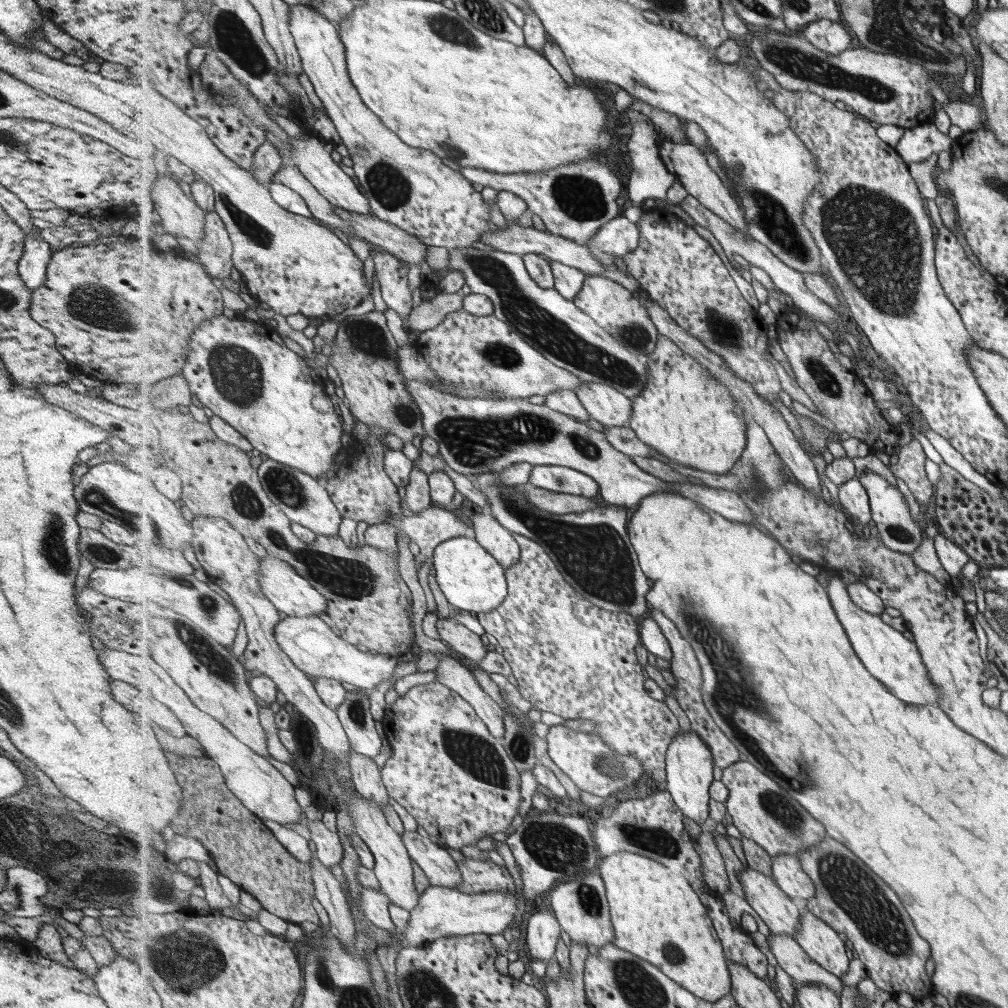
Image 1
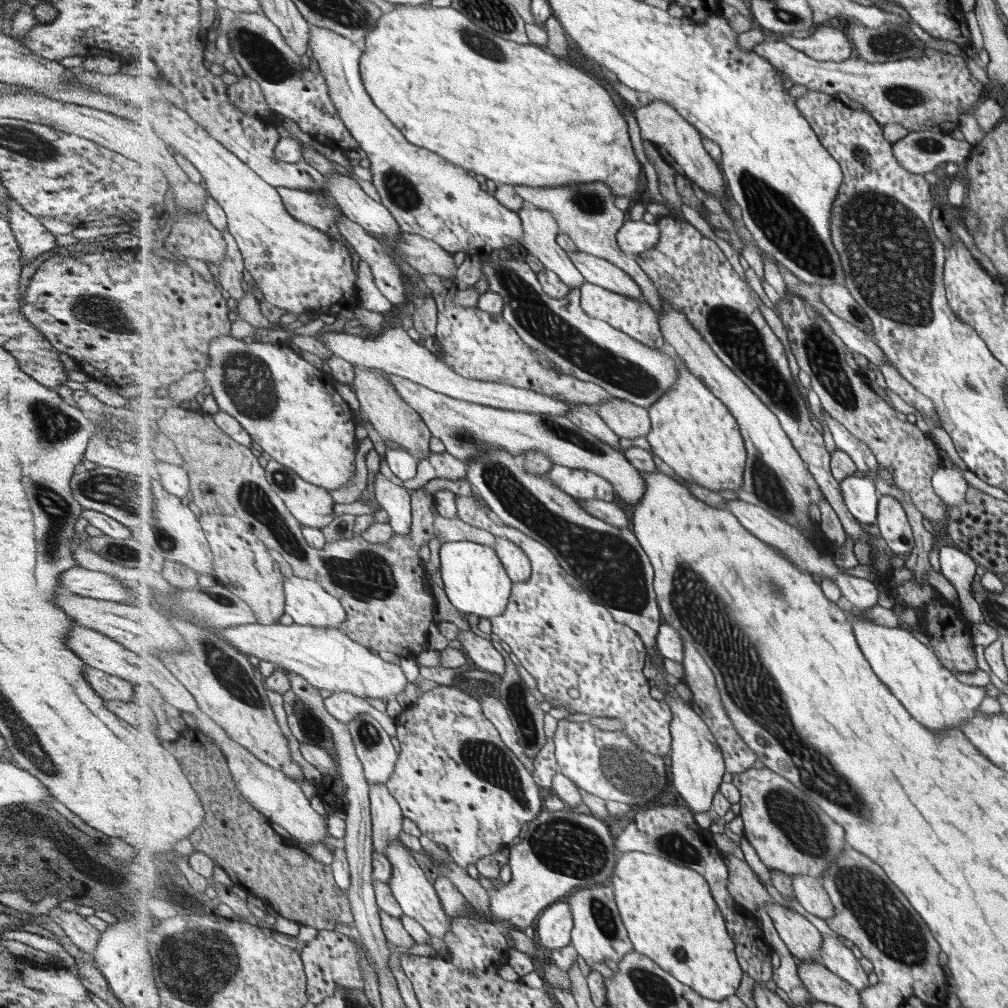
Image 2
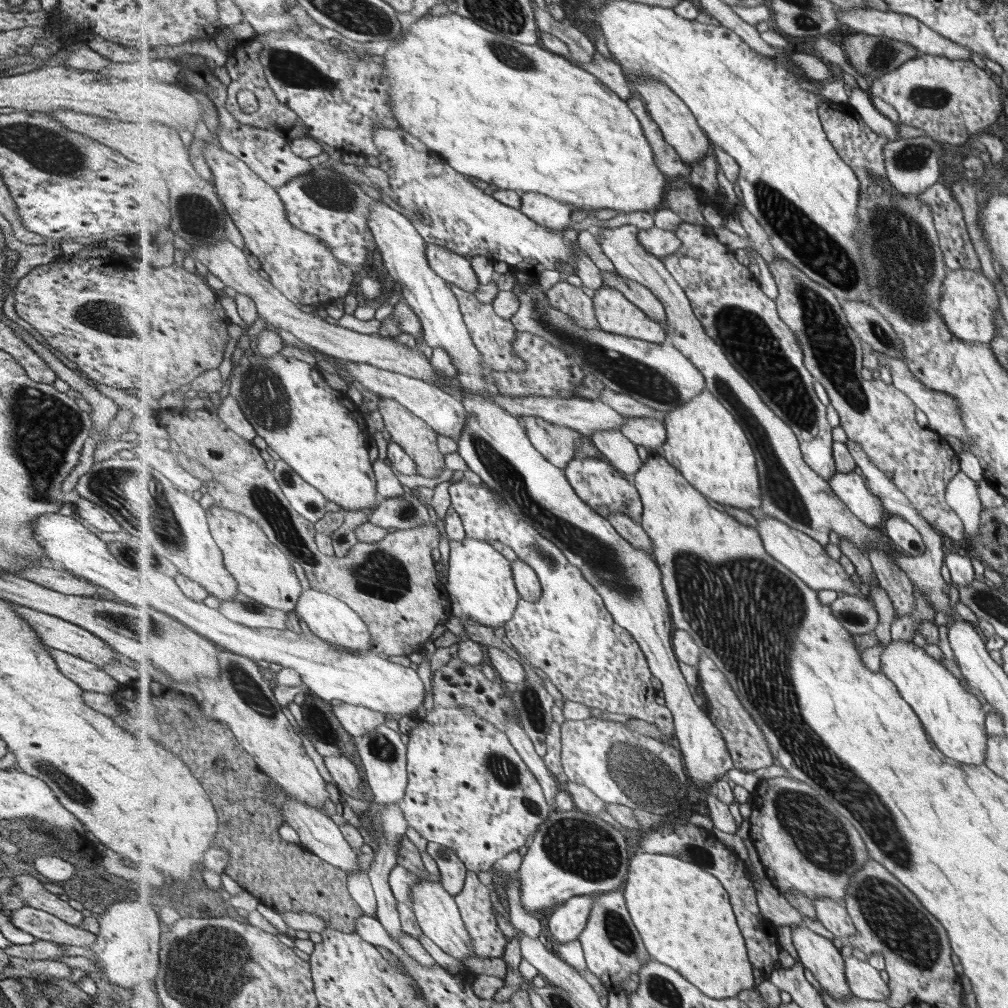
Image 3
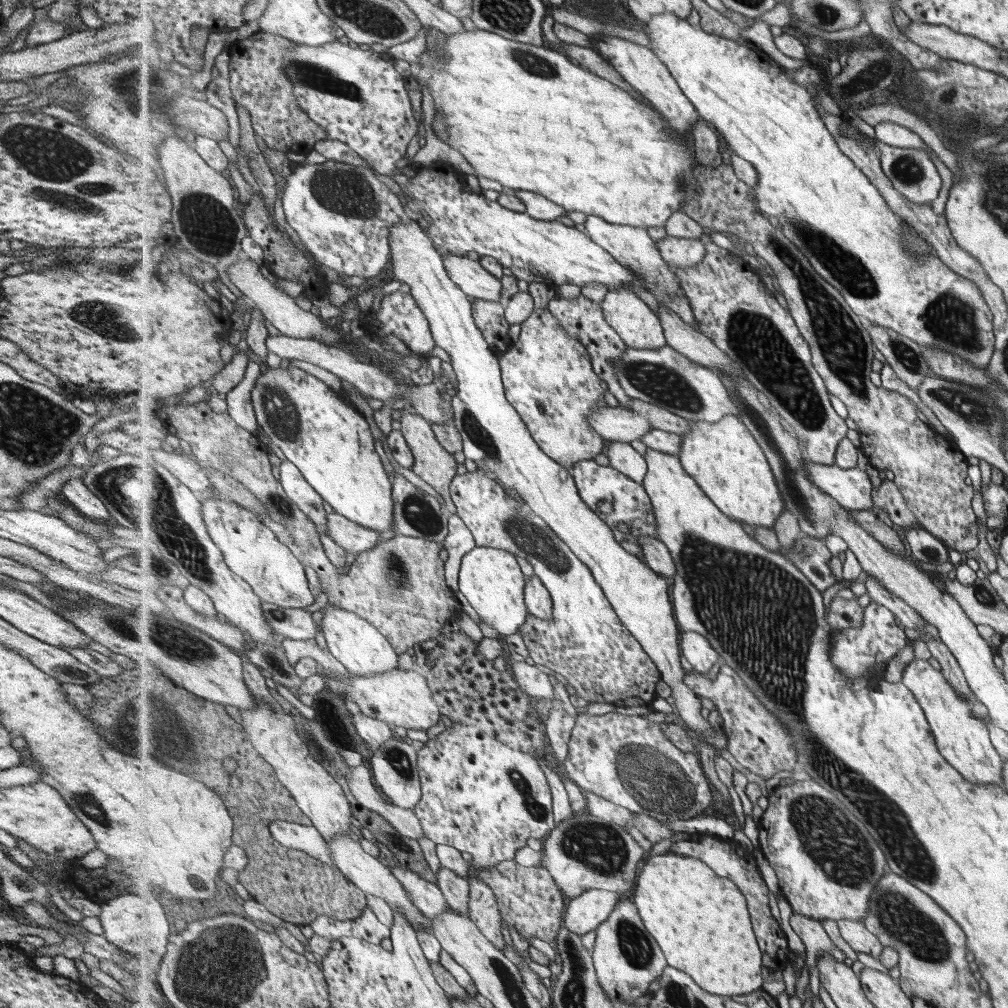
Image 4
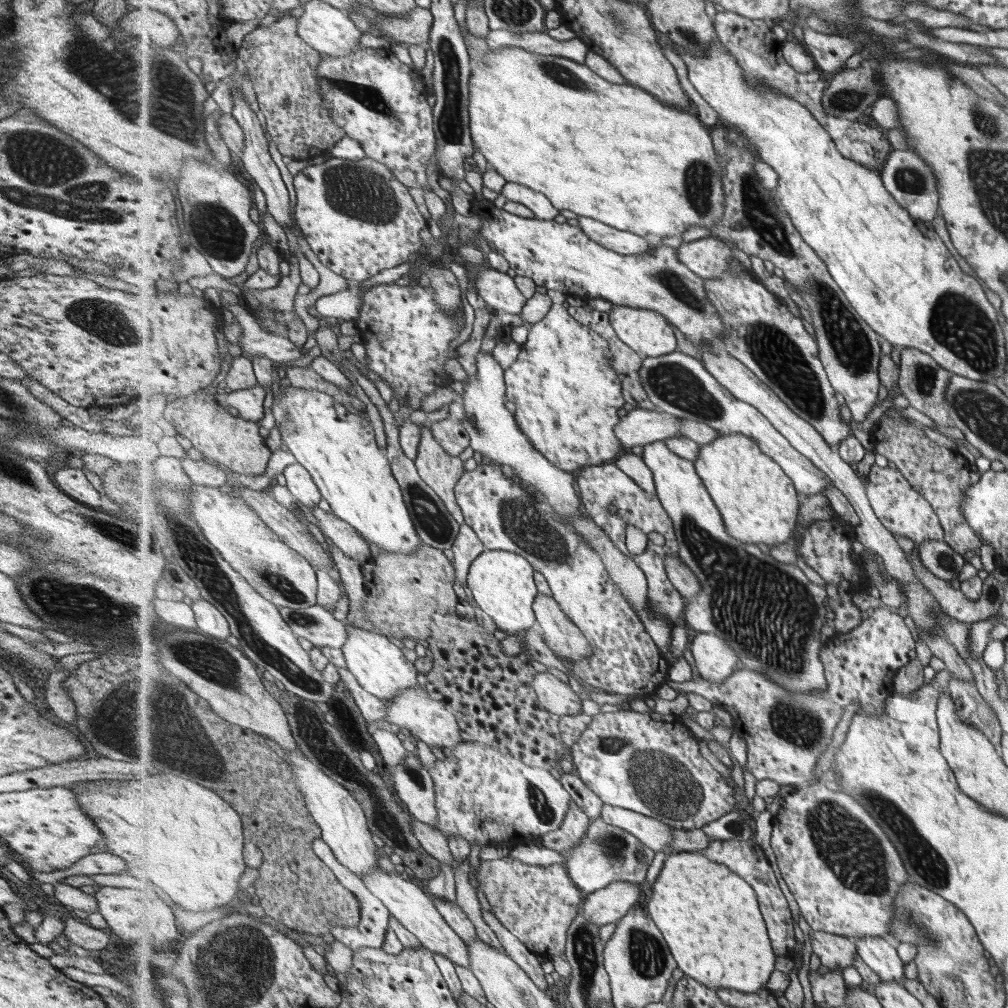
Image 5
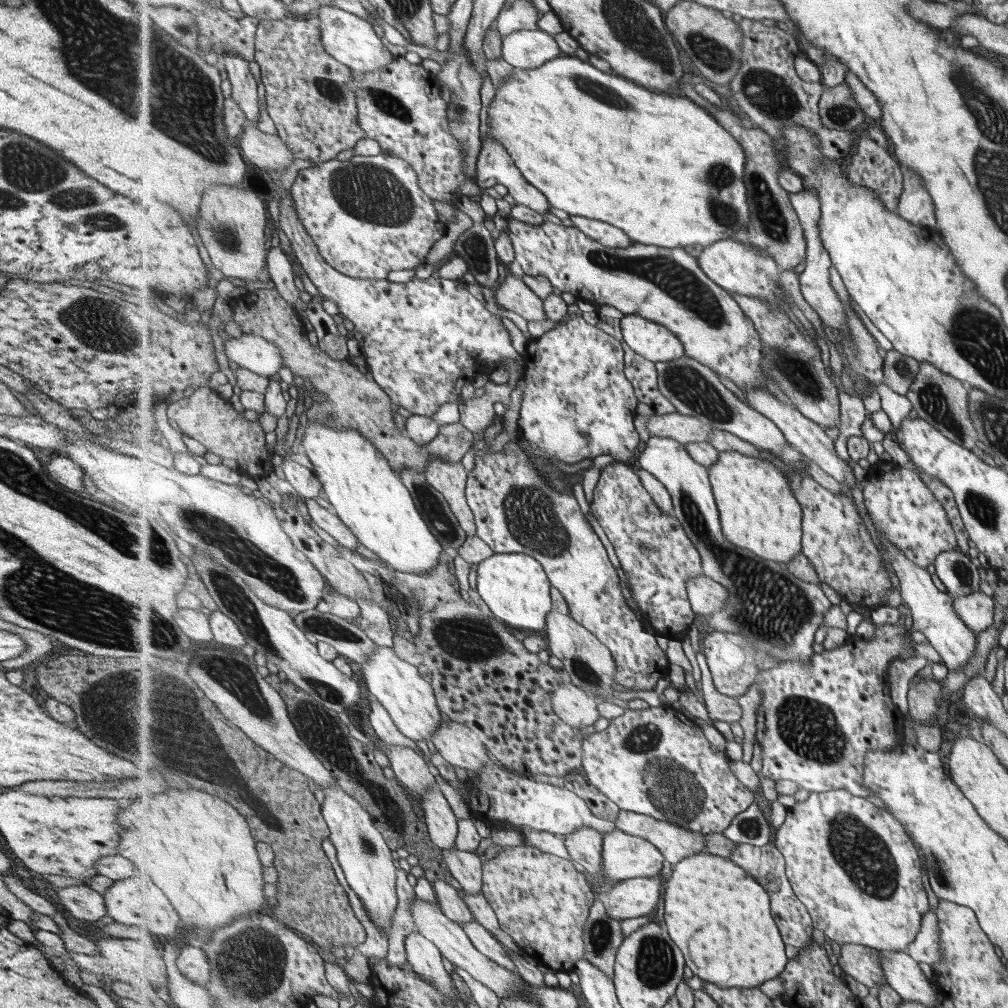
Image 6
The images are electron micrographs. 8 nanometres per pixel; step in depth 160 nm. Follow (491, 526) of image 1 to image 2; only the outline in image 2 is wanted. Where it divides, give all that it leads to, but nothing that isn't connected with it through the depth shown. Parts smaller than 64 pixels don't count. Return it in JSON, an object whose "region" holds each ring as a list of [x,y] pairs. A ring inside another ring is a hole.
{"region":[[[496,536],[497,544],[493,546],[498,552],[504,567],[515,583],[527,582],[532,577],[532,562],[527,553],[511,540]]]}

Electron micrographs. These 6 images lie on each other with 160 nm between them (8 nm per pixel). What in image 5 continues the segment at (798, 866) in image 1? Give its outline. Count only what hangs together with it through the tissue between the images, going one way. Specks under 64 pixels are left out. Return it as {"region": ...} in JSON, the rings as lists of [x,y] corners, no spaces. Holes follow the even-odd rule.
{"region":[[[860,936],[853,939],[862,960],[882,978],[891,982],[903,982],[905,962],[899,958],[898,947],[893,940],[881,936]]]}

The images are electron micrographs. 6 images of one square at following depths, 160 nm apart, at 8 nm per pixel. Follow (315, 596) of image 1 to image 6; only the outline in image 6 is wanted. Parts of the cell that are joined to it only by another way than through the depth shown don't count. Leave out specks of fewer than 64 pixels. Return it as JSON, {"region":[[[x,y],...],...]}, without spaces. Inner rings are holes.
{"region":[[[378,645],[376,652],[360,665],[363,675],[362,681],[369,694],[374,695],[381,702],[401,733],[419,744],[422,744],[423,740],[432,740],[432,736],[437,733],[437,729],[443,723],[443,718],[446,717],[439,708],[432,682],[427,682],[425,678],[421,678],[417,666],[401,660],[395,654],[395,650],[388,646],[380,645]]]}

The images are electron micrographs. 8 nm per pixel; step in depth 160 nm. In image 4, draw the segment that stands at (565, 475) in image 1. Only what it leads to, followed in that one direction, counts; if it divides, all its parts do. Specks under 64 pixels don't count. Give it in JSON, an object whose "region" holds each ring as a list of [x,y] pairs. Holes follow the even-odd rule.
{"region":[[[593,459],[575,463],[571,471],[582,499],[614,529],[614,535],[619,544],[622,544],[623,548],[626,548],[631,554],[635,554],[635,556],[646,562],[644,550],[640,546],[638,536],[653,536],[655,538],[659,538],[659,536],[655,507],[644,486],[638,484],[637,481],[633,481],[630,476],[619,472],[619,469],[613,468],[610,464],[601,466]],[[603,500],[612,504],[613,512],[605,514],[599,511],[597,506]],[[621,522],[633,526],[631,534],[619,530]]]}

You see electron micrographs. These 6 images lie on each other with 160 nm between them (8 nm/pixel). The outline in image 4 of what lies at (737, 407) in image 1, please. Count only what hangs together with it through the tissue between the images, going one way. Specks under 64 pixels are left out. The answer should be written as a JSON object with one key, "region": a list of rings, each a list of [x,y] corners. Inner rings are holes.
{"region":[[[728,414],[719,422],[692,421],[692,430],[683,438],[679,454],[683,466],[727,516],[752,528],[775,526],[786,502],[766,452],[739,417]]]}

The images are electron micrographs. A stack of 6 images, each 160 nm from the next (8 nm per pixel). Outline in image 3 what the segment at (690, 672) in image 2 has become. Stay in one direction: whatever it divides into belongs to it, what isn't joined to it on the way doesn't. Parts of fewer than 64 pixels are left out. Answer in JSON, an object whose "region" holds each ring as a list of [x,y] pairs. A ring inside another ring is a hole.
{"region":[[[704,652],[697,668],[699,683],[707,699],[706,711],[717,729],[723,733],[735,768],[741,771],[753,772],[759,770],[759,768],[769,768],[769,766],[775,765],[775,756],[771,754],[771,748],[765,733],[759,728],[759,724],[753,720],[753,716],[747,712],[747,708],[743,708],[739,696],[735,694],[727,676],[723,674],[723,669],[720,669],[717,663]]]}

